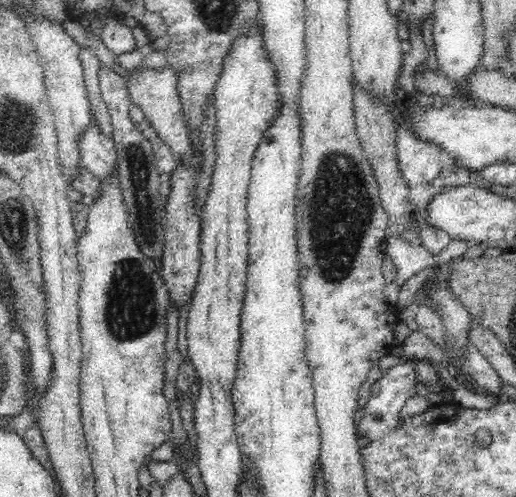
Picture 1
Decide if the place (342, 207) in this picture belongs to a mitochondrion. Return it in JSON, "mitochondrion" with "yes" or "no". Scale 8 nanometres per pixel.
{"mitochondrion":"yes"}

